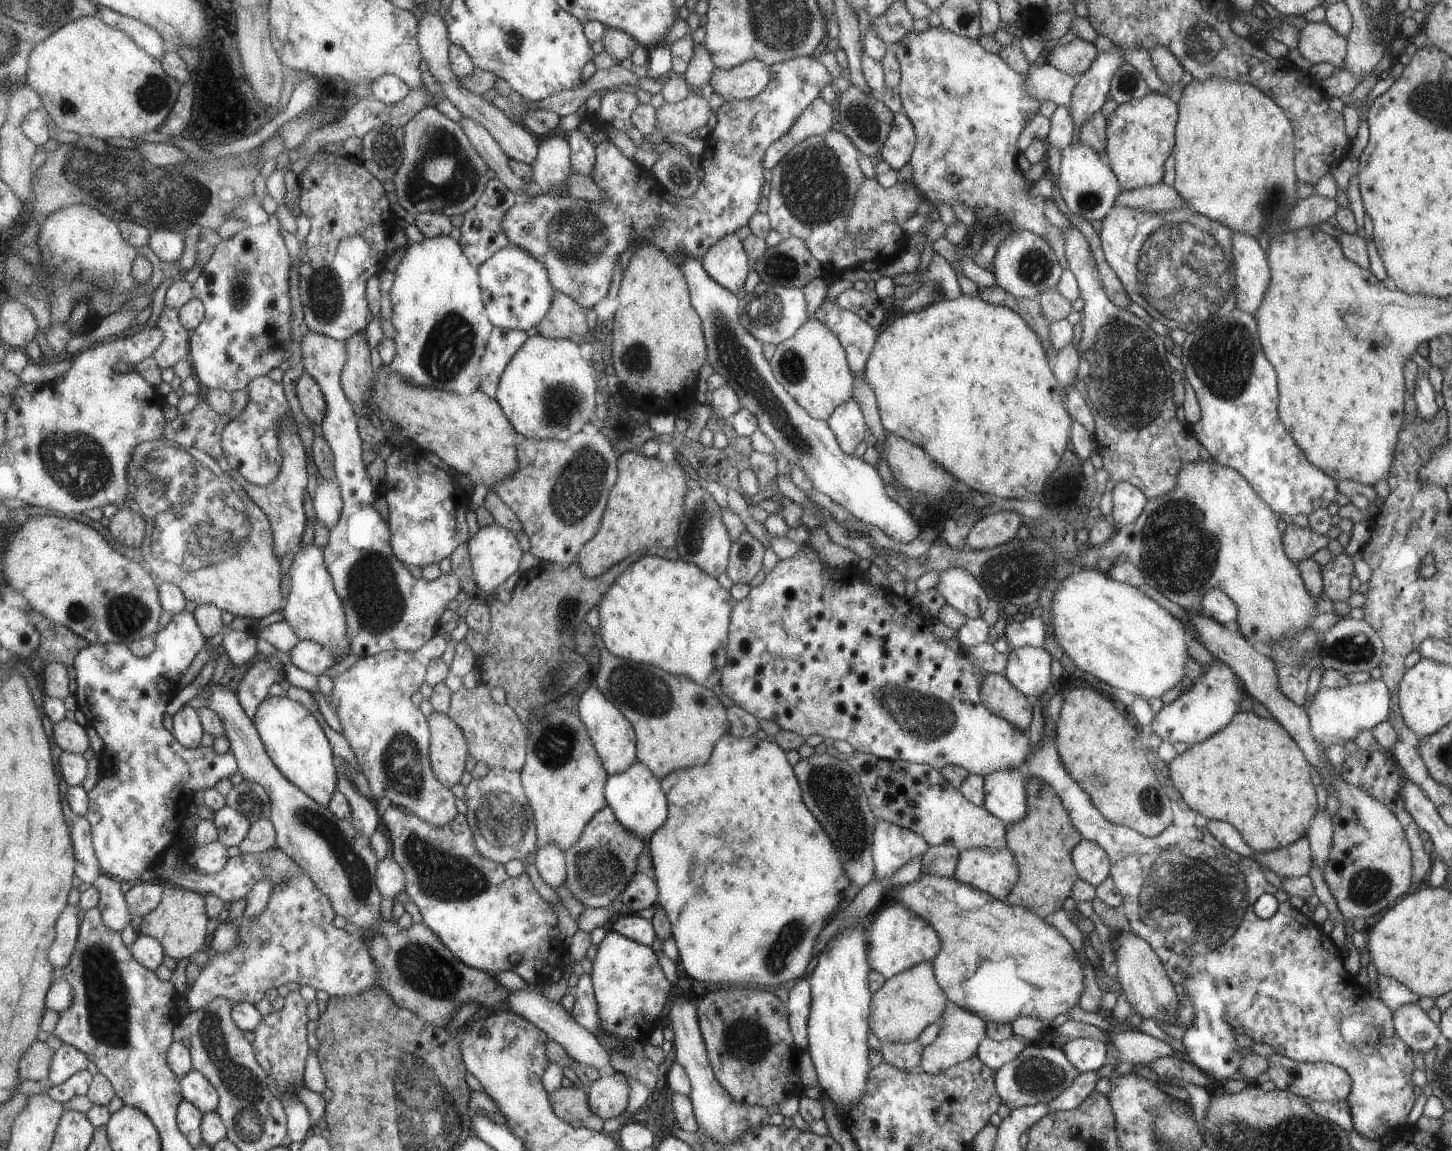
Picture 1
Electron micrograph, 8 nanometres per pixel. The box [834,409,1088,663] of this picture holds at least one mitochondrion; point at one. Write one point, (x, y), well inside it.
(1022, 566)

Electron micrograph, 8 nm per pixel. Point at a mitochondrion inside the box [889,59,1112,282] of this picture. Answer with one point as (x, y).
(1088, 201)

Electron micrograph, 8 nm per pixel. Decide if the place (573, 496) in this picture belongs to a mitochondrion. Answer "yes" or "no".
yes

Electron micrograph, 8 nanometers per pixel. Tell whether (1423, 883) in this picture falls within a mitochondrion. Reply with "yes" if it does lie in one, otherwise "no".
no

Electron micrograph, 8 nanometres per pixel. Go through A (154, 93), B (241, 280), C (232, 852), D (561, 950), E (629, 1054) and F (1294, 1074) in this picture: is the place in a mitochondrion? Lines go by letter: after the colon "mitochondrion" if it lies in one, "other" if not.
A: mitochondrion
B: mitochondrion
C: other
D: other
E: mitochondrion
F: other

